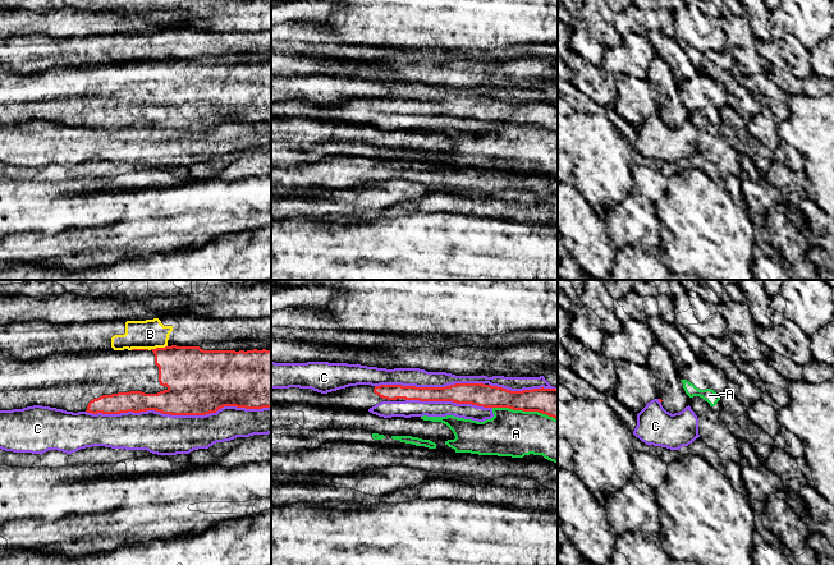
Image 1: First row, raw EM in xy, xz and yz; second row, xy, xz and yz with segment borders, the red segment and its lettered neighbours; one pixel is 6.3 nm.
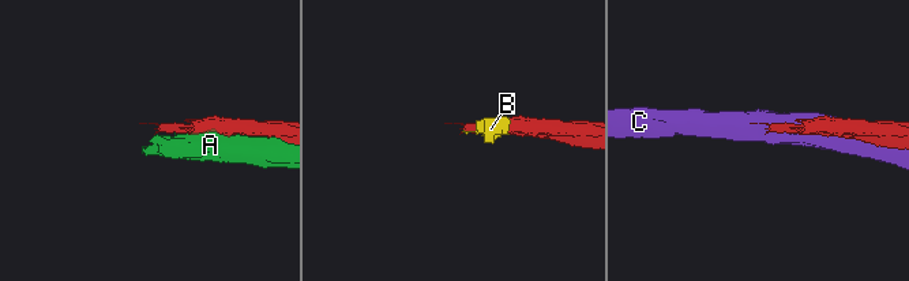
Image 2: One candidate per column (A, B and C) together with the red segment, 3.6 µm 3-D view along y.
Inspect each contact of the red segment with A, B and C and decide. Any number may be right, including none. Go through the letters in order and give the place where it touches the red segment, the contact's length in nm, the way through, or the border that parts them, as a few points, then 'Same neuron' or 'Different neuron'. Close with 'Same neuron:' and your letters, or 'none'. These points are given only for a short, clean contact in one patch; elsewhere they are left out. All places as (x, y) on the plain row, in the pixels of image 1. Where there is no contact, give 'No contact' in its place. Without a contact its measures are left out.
A: Touches red at xz (525, 124). Shared border 420 nm. Different neuron
B: Touches red at xy (147, 63). Shared border 240 nm. Boundary: xy (166, 59), (150, 63), (131, 63). Different neuron
C: Touches red at xy (178, 128). Shared border 1150 nm. Different neuron
Same neuron: none

